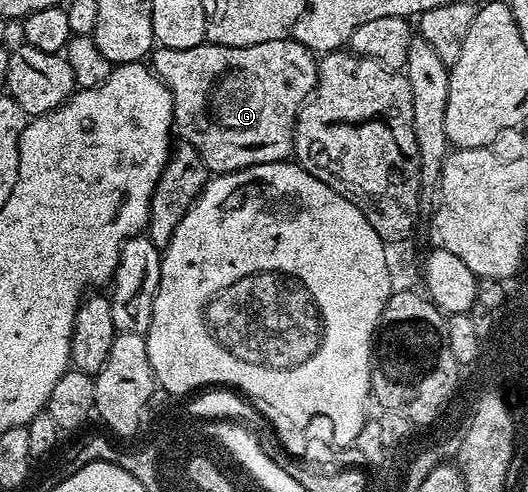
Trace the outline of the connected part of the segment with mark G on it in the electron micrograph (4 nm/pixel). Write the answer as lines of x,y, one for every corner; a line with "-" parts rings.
288,36
271,39
267,43
255,43
251,47
227,47
226,45
214,45
212,43
204,43
186,50
171,50
157,47
154,48
151,54
151,68
153,72
157,74
157,78
171,91
173,124
176,132
178,134
181,132
180,140
184,144
195,147
195,151
199,151
203,163
209,169
210,174
213,175
234,173
252,165
284,161
293,153
293,129
297,126
297,116
299,115
301,106
308,101
309,96
313,94
313,89
317,86
318,64
318,58
310,49
303,47
303,43
294,41

